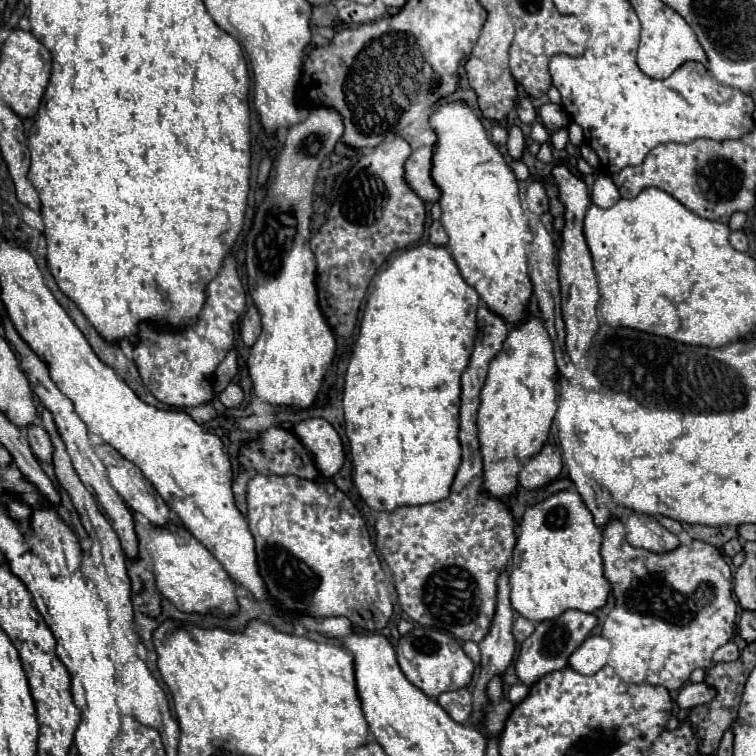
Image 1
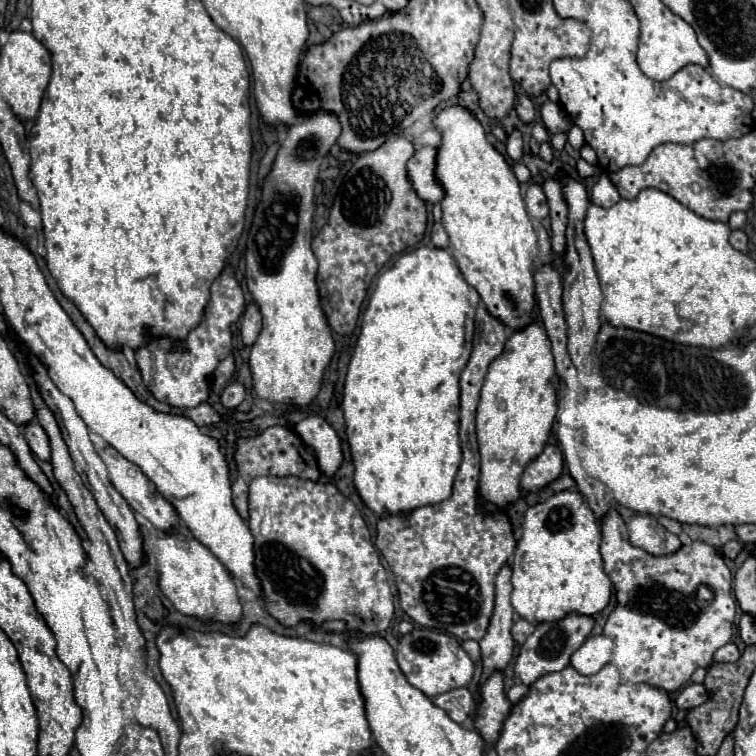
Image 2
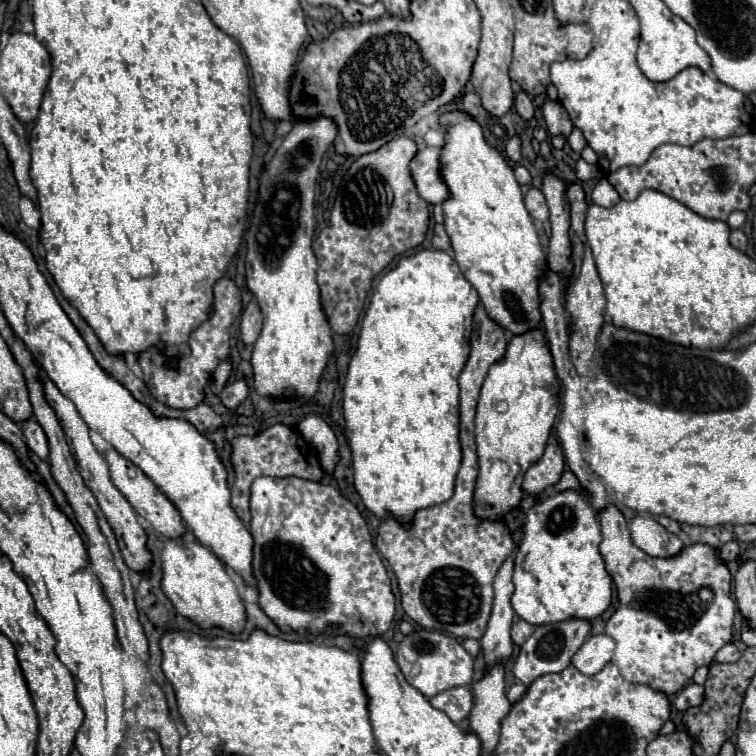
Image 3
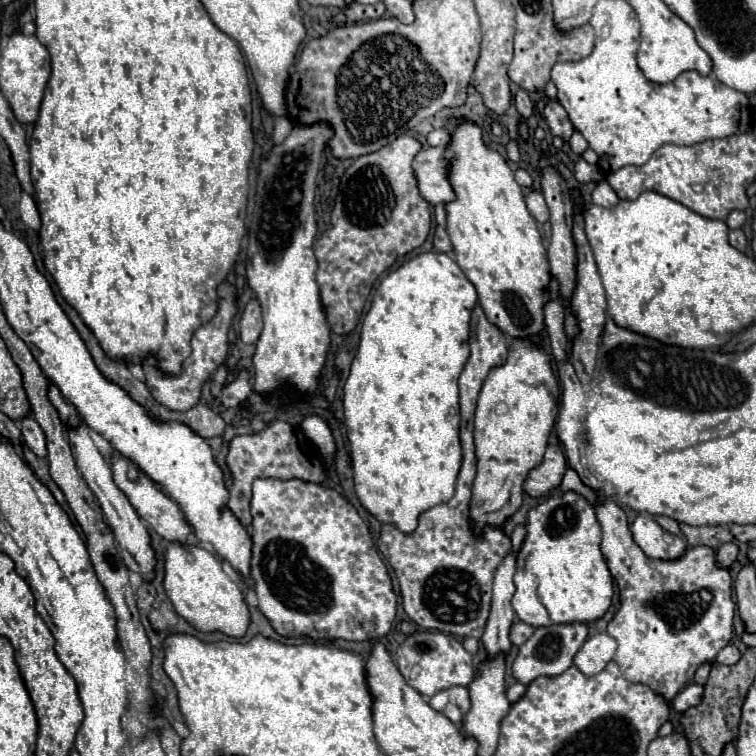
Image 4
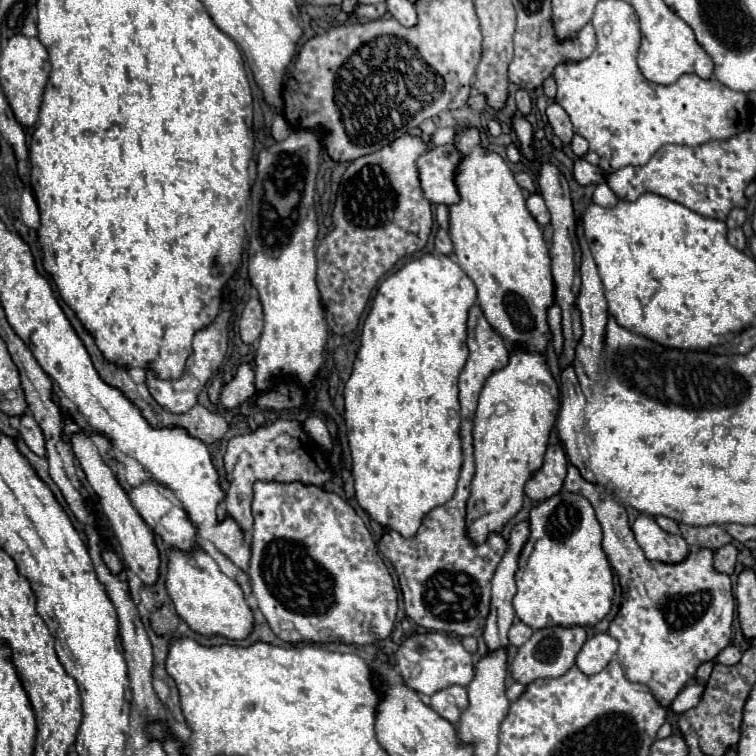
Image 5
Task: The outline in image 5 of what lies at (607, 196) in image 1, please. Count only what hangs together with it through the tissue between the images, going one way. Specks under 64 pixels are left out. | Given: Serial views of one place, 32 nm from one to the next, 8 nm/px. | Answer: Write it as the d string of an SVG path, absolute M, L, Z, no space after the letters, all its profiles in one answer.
M598 184L592 198L594 198L594 202L596 202L598 206L604 206L604 208L616 206L616 202L618 202L618 198L616 198L614 192L608 188L608 184Z

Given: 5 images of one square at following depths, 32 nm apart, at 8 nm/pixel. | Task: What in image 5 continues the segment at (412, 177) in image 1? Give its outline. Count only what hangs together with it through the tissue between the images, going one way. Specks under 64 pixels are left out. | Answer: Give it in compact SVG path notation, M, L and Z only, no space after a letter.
M454 144L430 148L418 158L422 192L432 204L452 206L460 202L460 194L456 188L456 172L460 160L462 154Z

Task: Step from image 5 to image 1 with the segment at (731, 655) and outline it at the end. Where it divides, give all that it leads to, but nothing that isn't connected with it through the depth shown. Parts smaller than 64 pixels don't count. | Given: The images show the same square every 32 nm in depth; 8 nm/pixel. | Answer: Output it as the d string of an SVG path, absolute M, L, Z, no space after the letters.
M726 642L724 646L720 646L714 652L714 662L734 662L738 656L740 656L740 652L738 652L736 644L734 642Z

